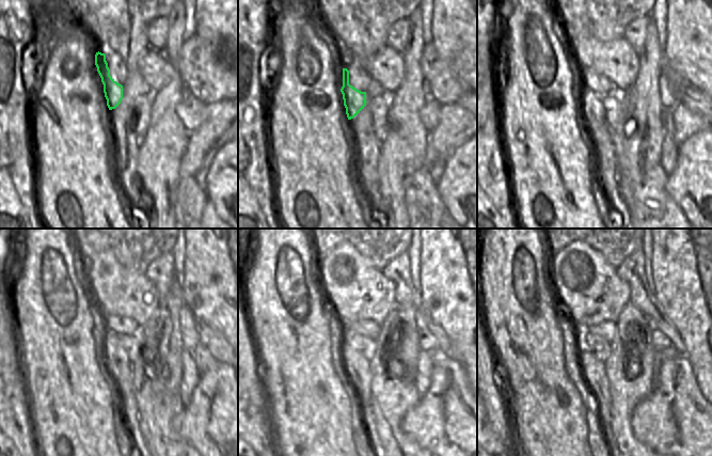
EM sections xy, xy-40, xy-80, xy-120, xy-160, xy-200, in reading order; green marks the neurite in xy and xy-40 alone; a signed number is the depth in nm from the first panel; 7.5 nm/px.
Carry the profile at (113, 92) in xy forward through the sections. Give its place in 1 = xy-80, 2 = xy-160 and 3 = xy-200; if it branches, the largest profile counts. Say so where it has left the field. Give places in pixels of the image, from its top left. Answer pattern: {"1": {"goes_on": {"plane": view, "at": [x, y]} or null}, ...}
{"1": {"goes_on": {"plane": "xy-80", "at": [594, 113]}}, "2": {"goes_on": {"plane": "xy-160", "at": [357, 366]}}, "3": {"goes_on": {"plane": "xy-200", "at": [594, 370]}}}

